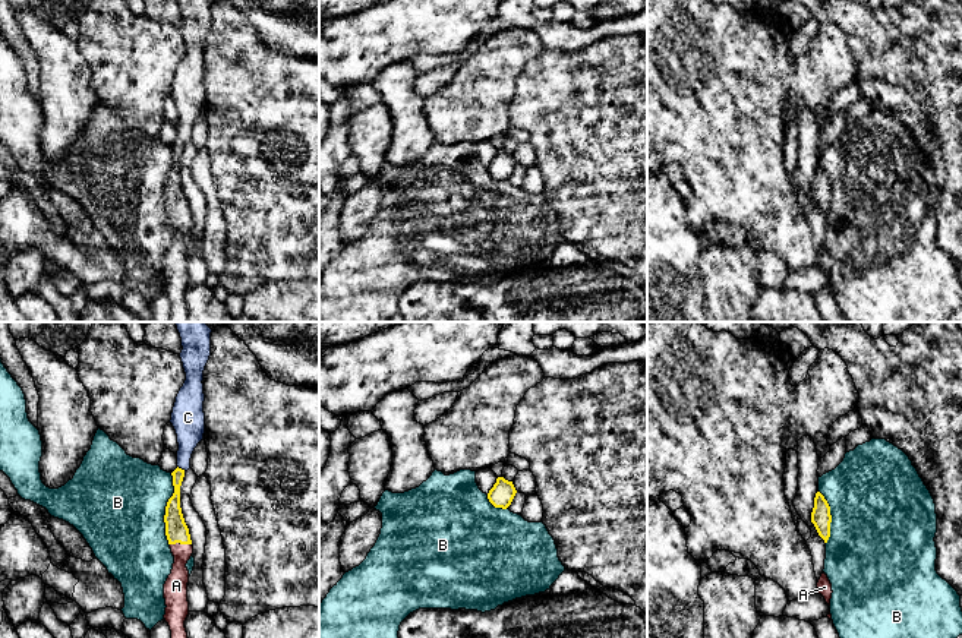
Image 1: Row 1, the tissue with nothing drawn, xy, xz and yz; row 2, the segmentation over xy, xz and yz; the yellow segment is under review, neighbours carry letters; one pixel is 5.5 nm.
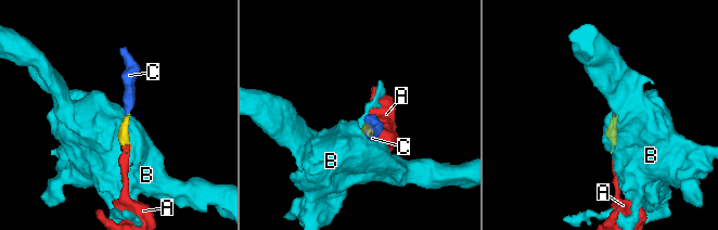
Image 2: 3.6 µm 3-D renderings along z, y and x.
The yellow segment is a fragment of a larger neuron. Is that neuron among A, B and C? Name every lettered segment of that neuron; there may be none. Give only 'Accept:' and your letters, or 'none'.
Accept: A, C

